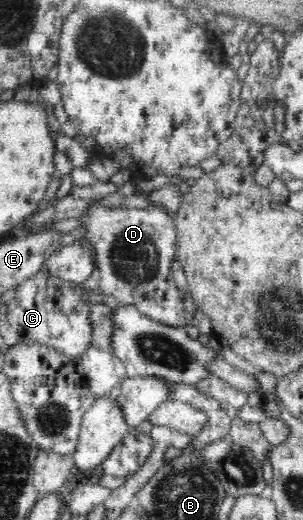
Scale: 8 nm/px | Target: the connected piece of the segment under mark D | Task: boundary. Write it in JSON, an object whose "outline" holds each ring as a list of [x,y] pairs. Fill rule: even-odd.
{"outline":[[[92,205],[91,210],[82,213],[80,227],[84,229],[84,237],[77,240],[78,246],[84,246],[90,250],[90,258],[94,264],[93,271],[98,273],[100,280],[96,287],[104,296],[116,297],[120,303],[134,305],[140,312],[153,321],[162,323],[167,327],[184,329],[188,318],[183,307],[183,292],[178,288],[172,275],[172,257],[174,247],[172,243],[177,241],[177,229],[174,216],[159,205],[150,205],[144,209],[112,209],[102,205]]]}

